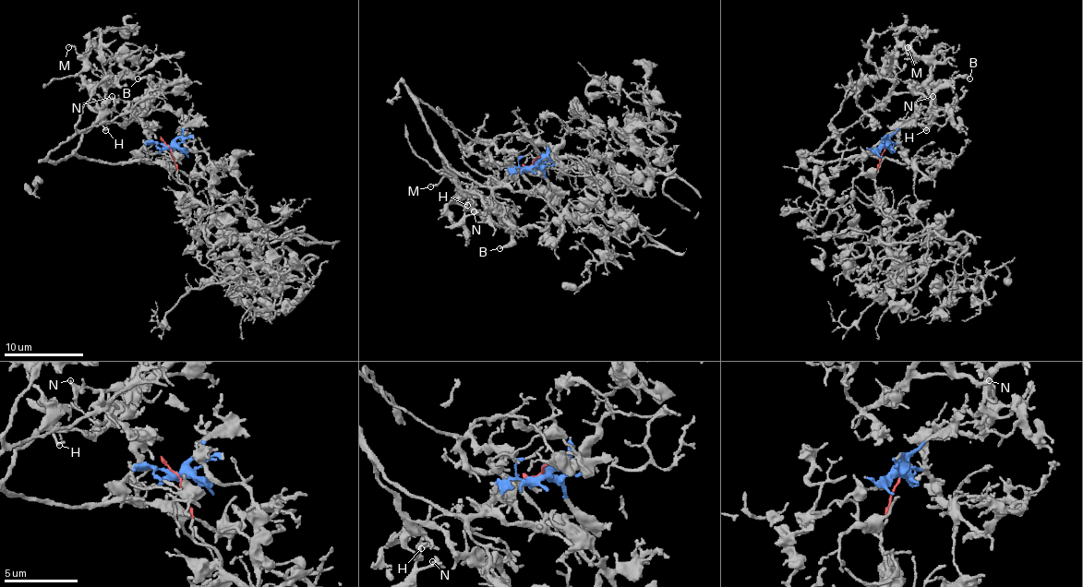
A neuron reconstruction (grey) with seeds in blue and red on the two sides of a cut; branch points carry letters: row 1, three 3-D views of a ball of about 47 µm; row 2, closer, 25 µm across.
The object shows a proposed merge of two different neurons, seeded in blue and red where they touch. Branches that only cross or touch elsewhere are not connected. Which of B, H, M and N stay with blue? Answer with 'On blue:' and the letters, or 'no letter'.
On blue: B, H, M, N

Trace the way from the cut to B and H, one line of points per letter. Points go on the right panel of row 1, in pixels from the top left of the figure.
B: (885, 147), (908, 161), (872, 150), (903, 125), (925, 125), (932, 97), (968, 79)
H: (885, 147), (892, 143), (908, 161), (880, 159), (872, 150), (923, 107), (929, 109), (932, 123), (925, 131)

